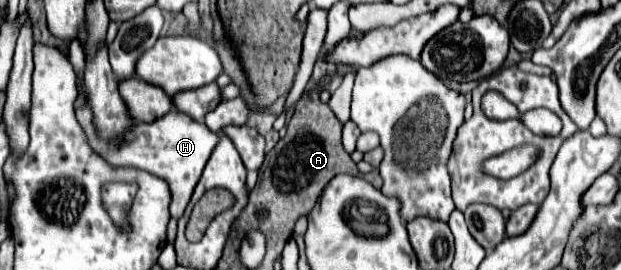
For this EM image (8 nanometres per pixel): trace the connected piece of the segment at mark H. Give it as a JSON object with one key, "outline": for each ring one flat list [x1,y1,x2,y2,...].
{"outline":[[80,86,78,92,84,96,86,104,76,110,76,118,78,118,78,124,82,126,82,130,86,134,86,140,90,144,90,148,96,154,100,154,110,166,132,166,132,168,146,170,146,172,166,180,168,186,170,186,170,192,172,192,170,216,180,218,184,214,186,204,190,202,190,196,192,196,192,190,194,190,196,182,200,180,200,174,206,166,206,160,210,158,210,154,212,154,216,142,220,140,220,136,212,134,204,124,194,122,186,114,180,114,178,110,170,110,168,114,164,114,162,118,156,118,150,124,132,126,132,130,128,130,128,134,116,146,116,138,114,140,102,140,96,134,96,128,94,128,94,122,92,122,92,110,90,110,90,104,88,104,88,92,86,92,84,86]]}

